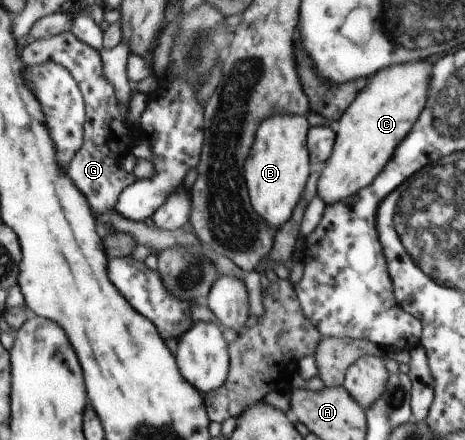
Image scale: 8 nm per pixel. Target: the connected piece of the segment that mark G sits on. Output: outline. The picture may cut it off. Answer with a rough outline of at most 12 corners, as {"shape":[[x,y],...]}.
{"shape":[[72,32],[36,40],[26,65],[54,62],[85,103],[68,177],[94,213],[115,209],[136,176],[132,140],[100,52]]}

